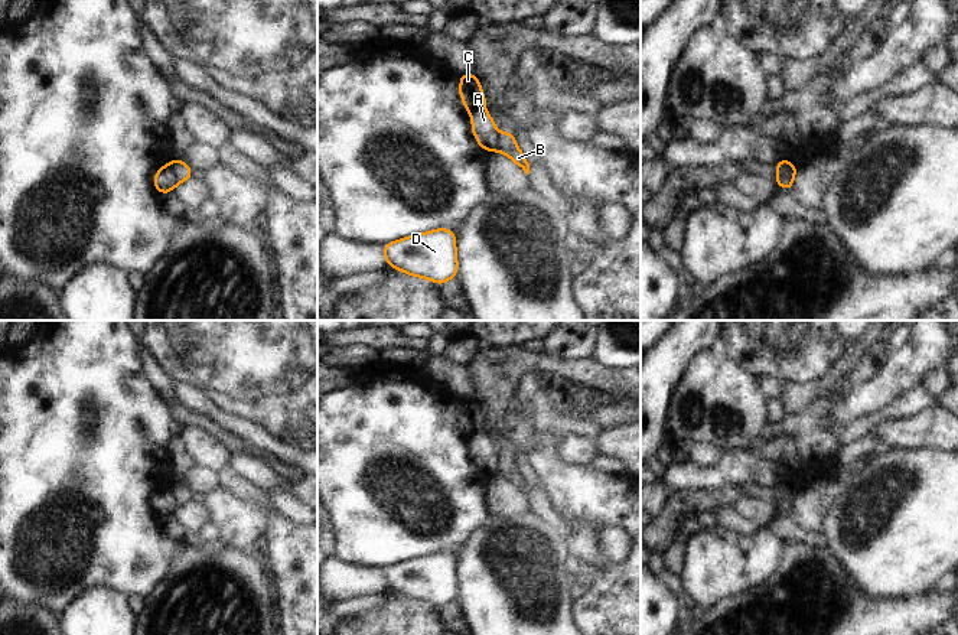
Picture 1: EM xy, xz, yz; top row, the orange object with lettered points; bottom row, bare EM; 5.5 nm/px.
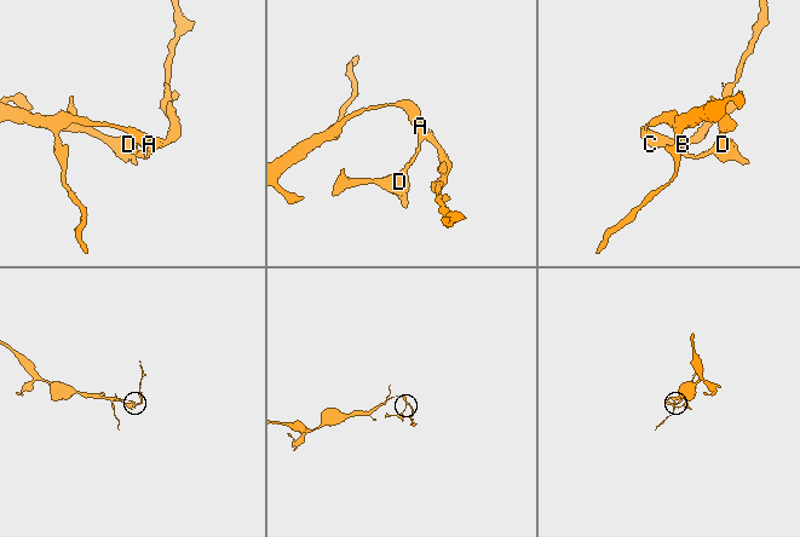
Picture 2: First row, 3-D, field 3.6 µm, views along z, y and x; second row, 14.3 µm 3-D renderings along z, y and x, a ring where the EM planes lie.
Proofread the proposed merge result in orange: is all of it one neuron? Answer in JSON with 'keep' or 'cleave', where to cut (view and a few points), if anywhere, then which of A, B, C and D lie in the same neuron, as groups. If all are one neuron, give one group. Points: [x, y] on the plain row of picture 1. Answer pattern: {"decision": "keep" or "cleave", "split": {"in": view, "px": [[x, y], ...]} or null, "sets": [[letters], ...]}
{"decision": "cleave", "split": {"in": "xy", "px": [[168, 488], [176, 507]]}, "sets": [["A", "C", "D"], ["B"]]}

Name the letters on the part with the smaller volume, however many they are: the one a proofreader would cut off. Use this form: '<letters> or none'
B

